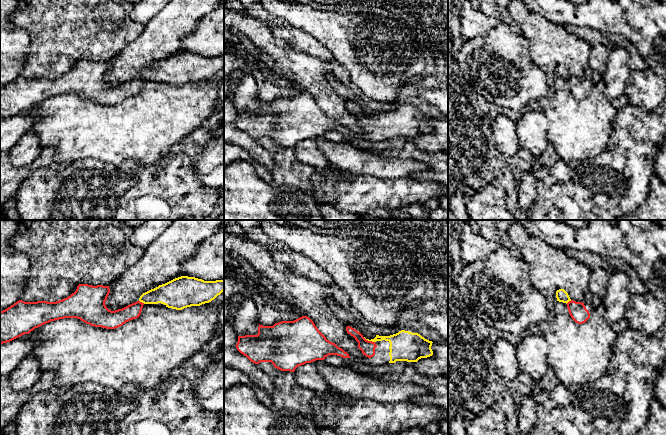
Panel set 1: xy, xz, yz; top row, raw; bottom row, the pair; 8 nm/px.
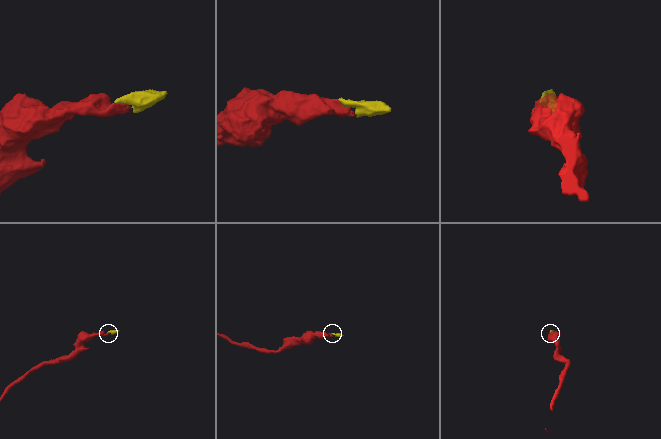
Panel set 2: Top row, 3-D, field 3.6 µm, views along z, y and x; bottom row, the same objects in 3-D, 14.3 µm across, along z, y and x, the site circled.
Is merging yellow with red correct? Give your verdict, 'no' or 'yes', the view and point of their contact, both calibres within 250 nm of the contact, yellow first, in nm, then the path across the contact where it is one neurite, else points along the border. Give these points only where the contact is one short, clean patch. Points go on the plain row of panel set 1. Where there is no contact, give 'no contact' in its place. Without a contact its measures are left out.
yes; contact xz (369, 116); calibres 180 and 110 nm; way xz (400, 119), (391, 114), (369, 116), (367, 123)

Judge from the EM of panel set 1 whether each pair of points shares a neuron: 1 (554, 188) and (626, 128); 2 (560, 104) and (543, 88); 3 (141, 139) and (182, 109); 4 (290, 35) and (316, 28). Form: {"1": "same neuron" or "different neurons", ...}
{"1": "same neuron", "2": "different neurons", "3": "same neuron", "4": "different neurons"}

